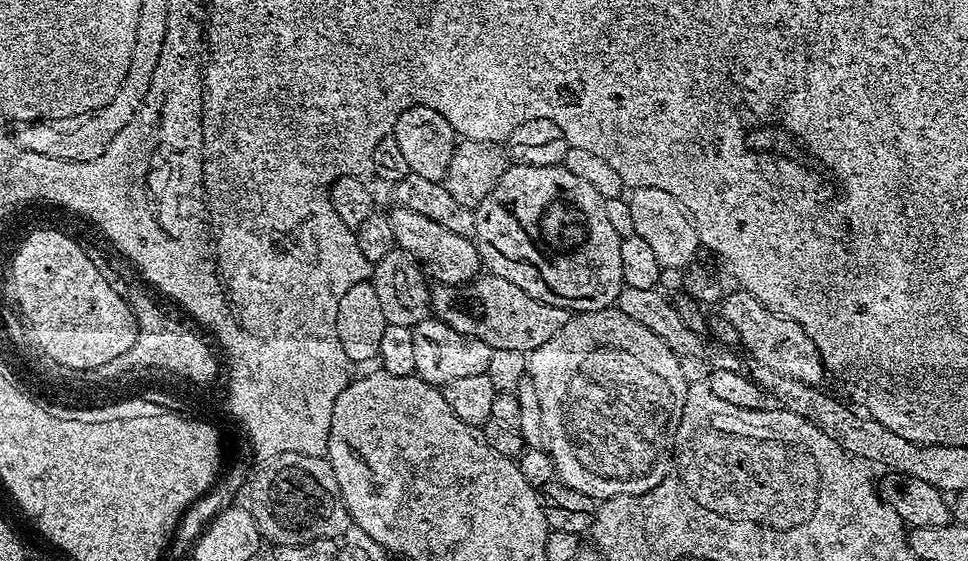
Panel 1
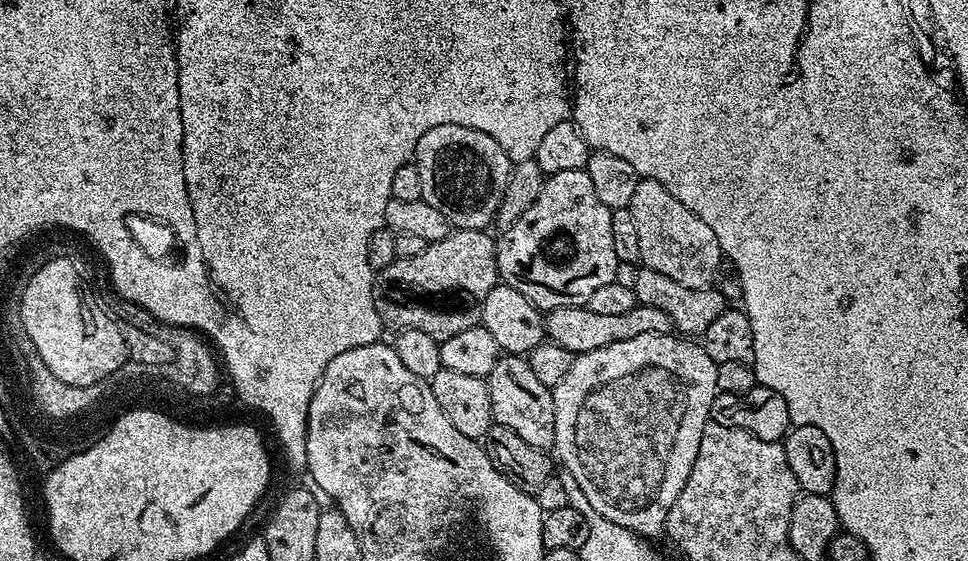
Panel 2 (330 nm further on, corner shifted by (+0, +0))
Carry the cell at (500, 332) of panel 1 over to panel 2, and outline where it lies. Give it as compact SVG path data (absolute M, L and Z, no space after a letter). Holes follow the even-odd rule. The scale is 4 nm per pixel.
M637 304L630 314L594 314L588 307L555 308L544 317L544 331L551 343L570 350L573 354L598 350L598 346L610 346L610 342L626 342L626 338L638 338L638 334L667 336L673 331L670 318L654 306Z

